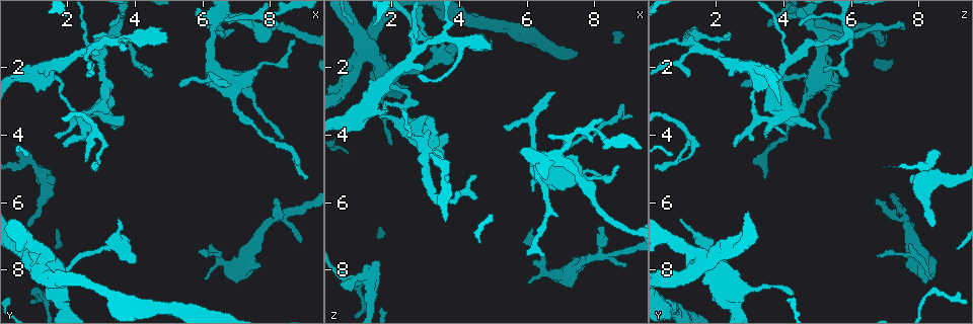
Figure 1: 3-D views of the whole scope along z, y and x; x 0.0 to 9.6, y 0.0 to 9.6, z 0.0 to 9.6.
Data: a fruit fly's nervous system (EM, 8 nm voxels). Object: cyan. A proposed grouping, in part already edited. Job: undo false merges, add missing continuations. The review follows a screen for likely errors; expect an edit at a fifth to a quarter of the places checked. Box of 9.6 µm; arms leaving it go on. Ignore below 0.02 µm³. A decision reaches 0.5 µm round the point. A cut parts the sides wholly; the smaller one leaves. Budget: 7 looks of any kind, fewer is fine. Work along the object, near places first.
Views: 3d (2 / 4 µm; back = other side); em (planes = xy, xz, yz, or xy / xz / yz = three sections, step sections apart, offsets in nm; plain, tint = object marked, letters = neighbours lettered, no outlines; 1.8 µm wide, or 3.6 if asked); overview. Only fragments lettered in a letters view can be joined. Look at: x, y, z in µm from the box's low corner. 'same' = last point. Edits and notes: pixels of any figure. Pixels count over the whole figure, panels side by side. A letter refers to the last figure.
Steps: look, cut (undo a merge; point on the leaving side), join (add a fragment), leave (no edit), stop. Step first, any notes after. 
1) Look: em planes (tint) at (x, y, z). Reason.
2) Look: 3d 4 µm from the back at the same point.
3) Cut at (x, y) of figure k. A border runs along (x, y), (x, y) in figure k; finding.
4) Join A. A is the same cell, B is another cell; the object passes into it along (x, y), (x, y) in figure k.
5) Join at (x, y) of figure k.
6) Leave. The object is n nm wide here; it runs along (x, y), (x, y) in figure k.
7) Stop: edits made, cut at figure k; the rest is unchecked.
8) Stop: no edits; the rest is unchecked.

Look: em xy step 8 (tint) at (1.20, 7.70, 1.60). Four or more arms meet.

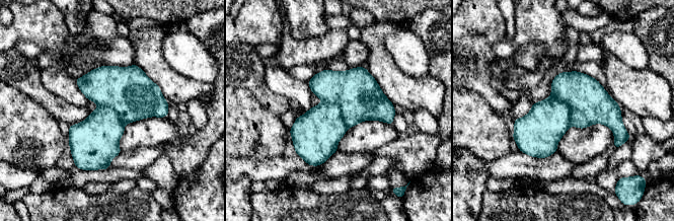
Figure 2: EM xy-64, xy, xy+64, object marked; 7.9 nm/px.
Look: em planes (tint) at the same point. Another direction.

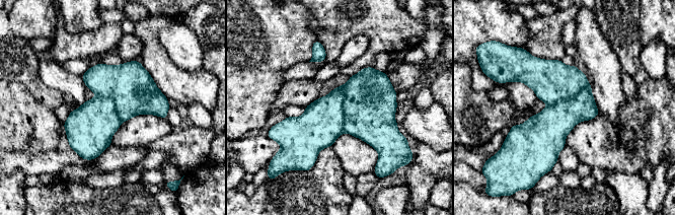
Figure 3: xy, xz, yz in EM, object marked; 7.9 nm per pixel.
Look: em planes (letters) at the same point. See the neighbours.

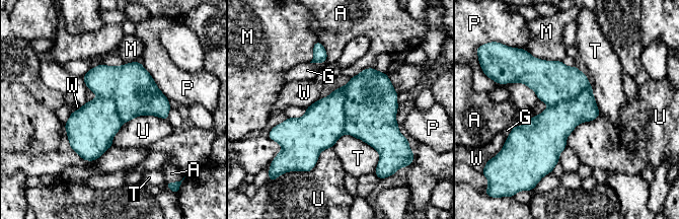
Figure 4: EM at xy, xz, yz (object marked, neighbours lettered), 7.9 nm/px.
Cut at (323, 124) of figure 4. A, G, M, P, T, U and W are other cells; a border runs along (341, 87), (344, 93), (345, 133) in figure 4; a second neuron is stuck on.

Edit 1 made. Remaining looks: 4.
Look: overview.

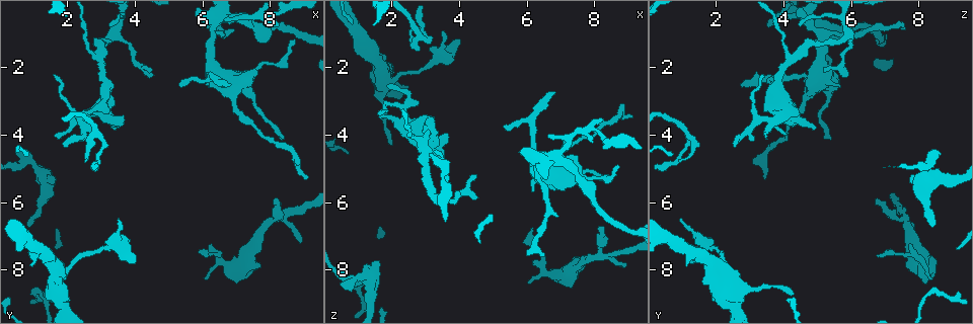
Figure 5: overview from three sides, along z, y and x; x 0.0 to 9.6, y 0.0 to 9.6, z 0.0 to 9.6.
Look: em planes (tint) at (6.20, 1.70, 5.05). Calibre changes.

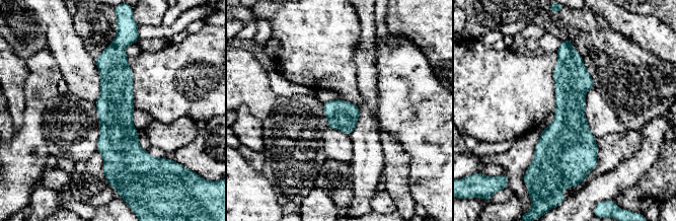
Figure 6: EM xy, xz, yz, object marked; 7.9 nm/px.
Look: em planes (letters) at the same point. See the neighbours.

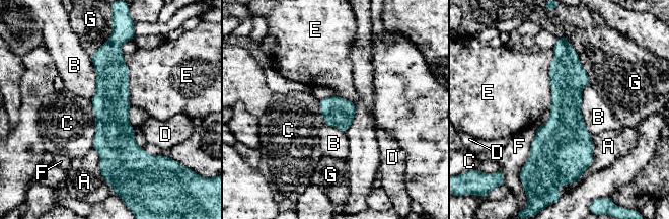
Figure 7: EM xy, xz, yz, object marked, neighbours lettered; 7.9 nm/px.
Leave. A, B, C, D, E, F and G are other cells; it runs along (103, 49), (112, 70), (114, 170) in figure 7; continuous, no second neuron.

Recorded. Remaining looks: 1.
Stop: edits made, cut at figure 4; the rest is unchecked.

